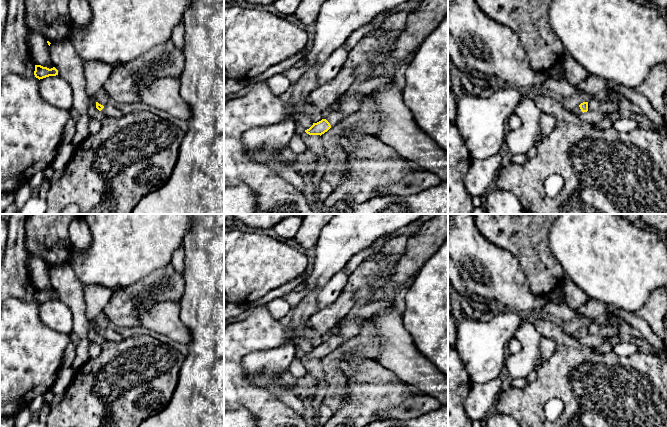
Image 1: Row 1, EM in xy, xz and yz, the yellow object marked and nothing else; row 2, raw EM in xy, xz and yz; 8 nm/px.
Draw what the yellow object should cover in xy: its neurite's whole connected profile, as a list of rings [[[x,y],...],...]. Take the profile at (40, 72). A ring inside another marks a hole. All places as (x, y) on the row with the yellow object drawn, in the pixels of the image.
[[[35,65],[34,75],[36,78],[38,78],[40,80],[40,79],[49,77],[49,76],[58,75],[58,70],[55,67],[49,69],[47,67],[43,67],[41,65]]]

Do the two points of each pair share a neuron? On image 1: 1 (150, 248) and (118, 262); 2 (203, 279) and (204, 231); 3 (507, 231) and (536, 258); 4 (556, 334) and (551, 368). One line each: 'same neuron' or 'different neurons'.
1: same neuron
2: same neuron
3: same neuron
4: same neuron

